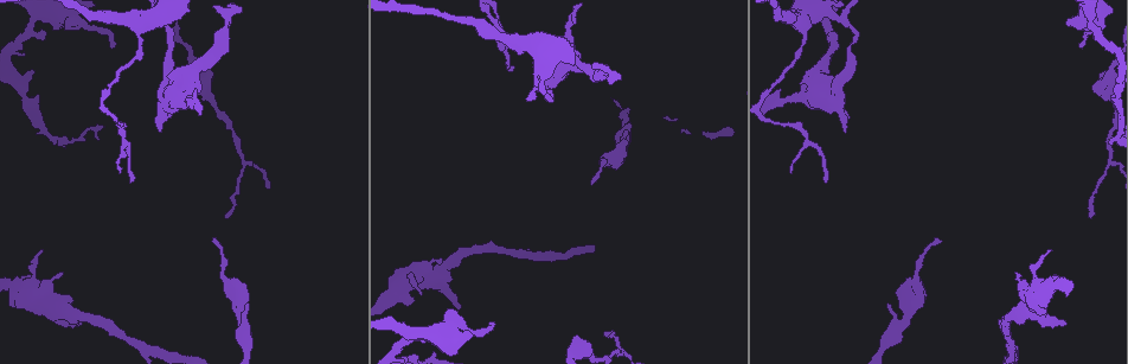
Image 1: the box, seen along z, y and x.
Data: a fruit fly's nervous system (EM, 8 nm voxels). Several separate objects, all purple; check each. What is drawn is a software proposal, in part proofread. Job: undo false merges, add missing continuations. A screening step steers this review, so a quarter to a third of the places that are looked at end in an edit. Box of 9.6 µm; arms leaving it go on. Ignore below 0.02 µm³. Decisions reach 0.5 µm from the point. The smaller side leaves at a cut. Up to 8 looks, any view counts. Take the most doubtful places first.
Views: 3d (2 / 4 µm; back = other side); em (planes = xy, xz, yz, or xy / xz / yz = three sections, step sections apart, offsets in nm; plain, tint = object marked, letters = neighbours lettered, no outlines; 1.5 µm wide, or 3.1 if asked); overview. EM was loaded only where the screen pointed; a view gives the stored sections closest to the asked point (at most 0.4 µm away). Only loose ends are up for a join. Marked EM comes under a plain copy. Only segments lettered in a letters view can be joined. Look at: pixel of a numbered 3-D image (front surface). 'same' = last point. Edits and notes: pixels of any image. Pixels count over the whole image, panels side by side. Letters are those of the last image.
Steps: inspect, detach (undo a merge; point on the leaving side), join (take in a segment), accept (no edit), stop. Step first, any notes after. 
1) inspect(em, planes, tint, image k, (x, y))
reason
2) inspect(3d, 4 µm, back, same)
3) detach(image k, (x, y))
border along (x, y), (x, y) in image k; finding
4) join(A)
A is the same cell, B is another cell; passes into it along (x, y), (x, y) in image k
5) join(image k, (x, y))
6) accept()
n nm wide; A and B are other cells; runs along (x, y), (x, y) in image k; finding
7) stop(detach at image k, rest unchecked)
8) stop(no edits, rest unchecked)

inspect(3d, 4 µm, back, image 1, (441, 257))
an open end

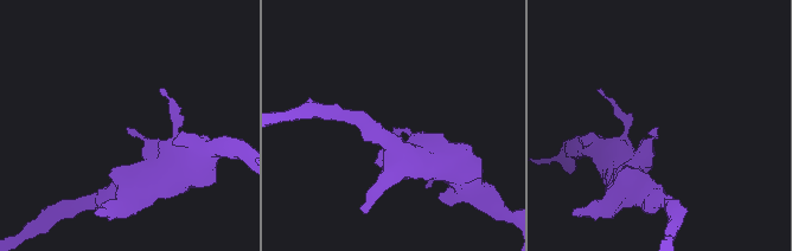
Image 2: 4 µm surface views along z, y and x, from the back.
inspect(em, yz, step 4, letters, image 2, (395, 127))

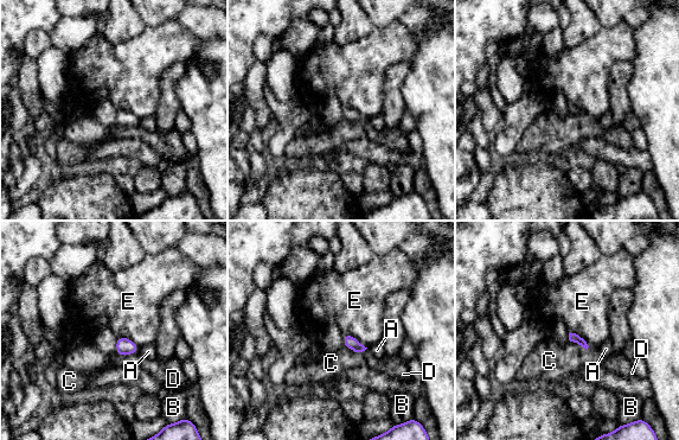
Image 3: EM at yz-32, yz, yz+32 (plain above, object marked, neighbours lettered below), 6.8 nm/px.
inspect(em, xz, step 8, letters, same)
another direction

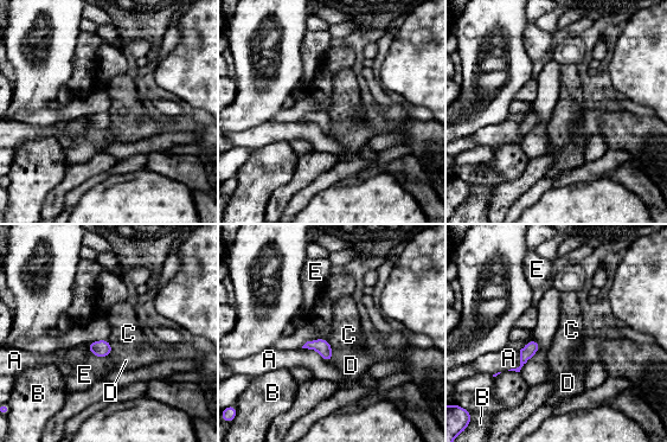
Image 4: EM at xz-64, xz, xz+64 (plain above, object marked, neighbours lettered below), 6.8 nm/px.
accept()
A, B, C, D and E are other cells; border along (114, 351), (102, 357), (90, 353) in image 4; no lettered segment goes on from it

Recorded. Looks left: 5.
inspect(3d, 4 µm, image 1, (1091, 217))
free end

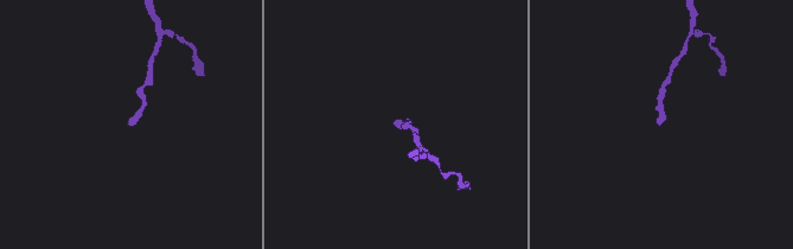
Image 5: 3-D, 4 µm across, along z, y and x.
inspect(em, xy, step 8, letters, image 5, (130, 124))
shape alone is not enough

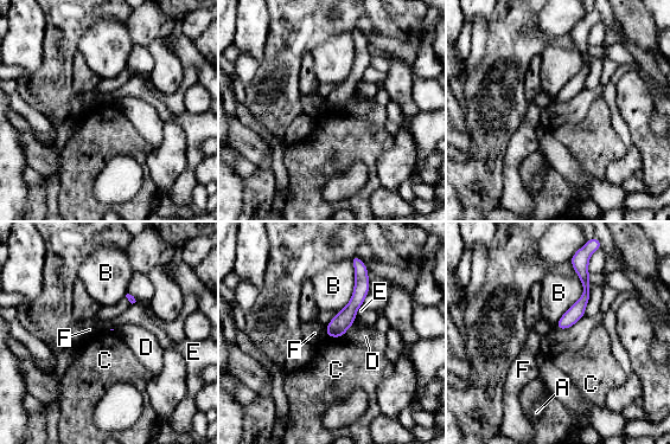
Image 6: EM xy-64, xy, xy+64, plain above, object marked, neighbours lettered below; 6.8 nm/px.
inspect(em, planes, letters, same)
another direction

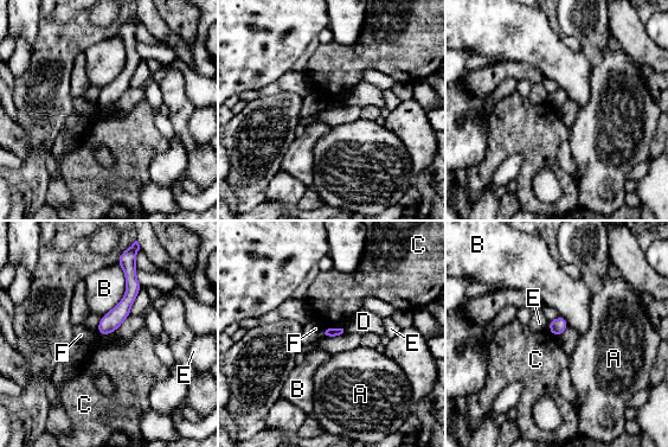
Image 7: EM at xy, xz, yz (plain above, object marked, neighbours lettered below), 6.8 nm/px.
accept()
A, B, C, D, E and F are other cells; runs along (129, 268), (130, 295), (104, 332) in image 7; no lettered segment goes on from it

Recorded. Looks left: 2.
stop(no edits, rest unchecked)

